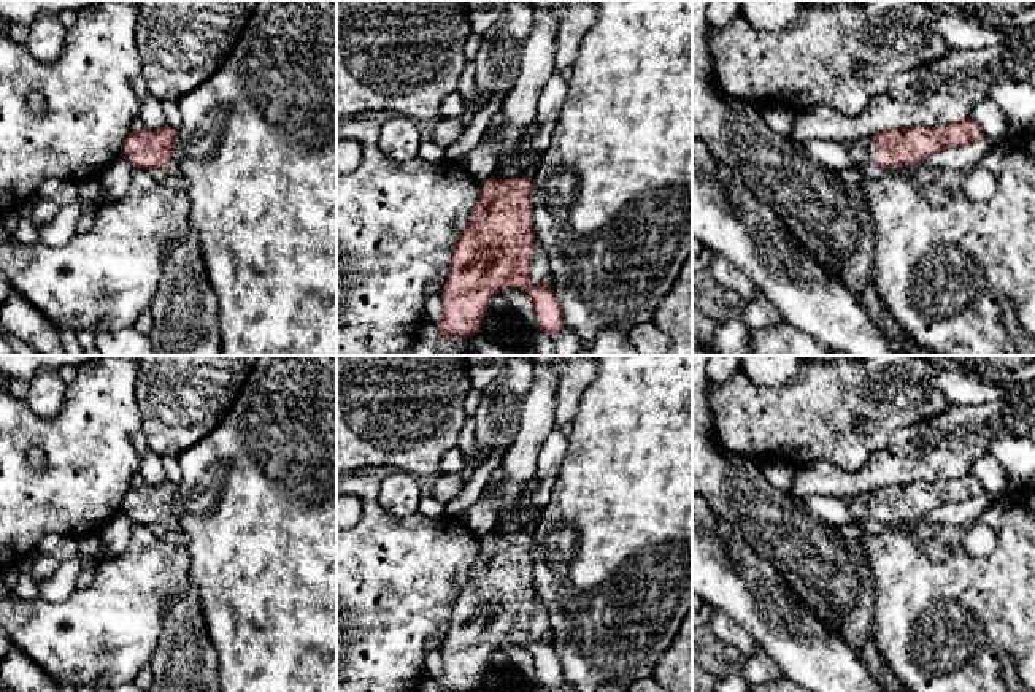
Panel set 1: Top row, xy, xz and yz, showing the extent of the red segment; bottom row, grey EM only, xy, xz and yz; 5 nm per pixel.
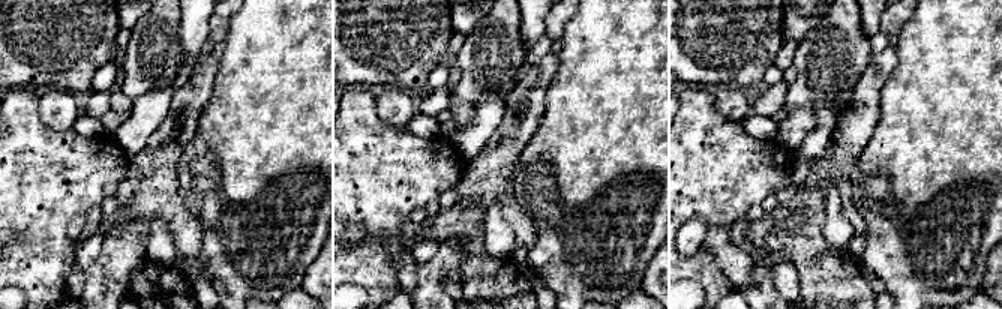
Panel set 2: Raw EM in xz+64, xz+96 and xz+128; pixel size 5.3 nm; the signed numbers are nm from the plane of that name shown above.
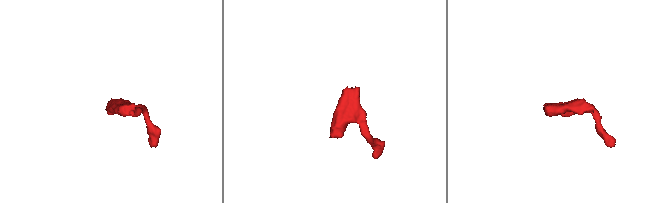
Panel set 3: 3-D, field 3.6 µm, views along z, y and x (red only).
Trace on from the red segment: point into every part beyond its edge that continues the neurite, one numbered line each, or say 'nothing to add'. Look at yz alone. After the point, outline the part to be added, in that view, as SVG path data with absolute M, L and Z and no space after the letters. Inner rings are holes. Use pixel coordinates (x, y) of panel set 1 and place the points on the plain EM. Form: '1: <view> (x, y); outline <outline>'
1: yz (862, 505); outline M859 494L845 500L851 513L857 517L873 519L878 514L876 502L871 494Z

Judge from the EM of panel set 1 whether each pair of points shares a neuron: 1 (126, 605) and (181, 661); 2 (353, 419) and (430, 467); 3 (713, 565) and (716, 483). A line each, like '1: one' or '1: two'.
1: two
2: one
3: two

